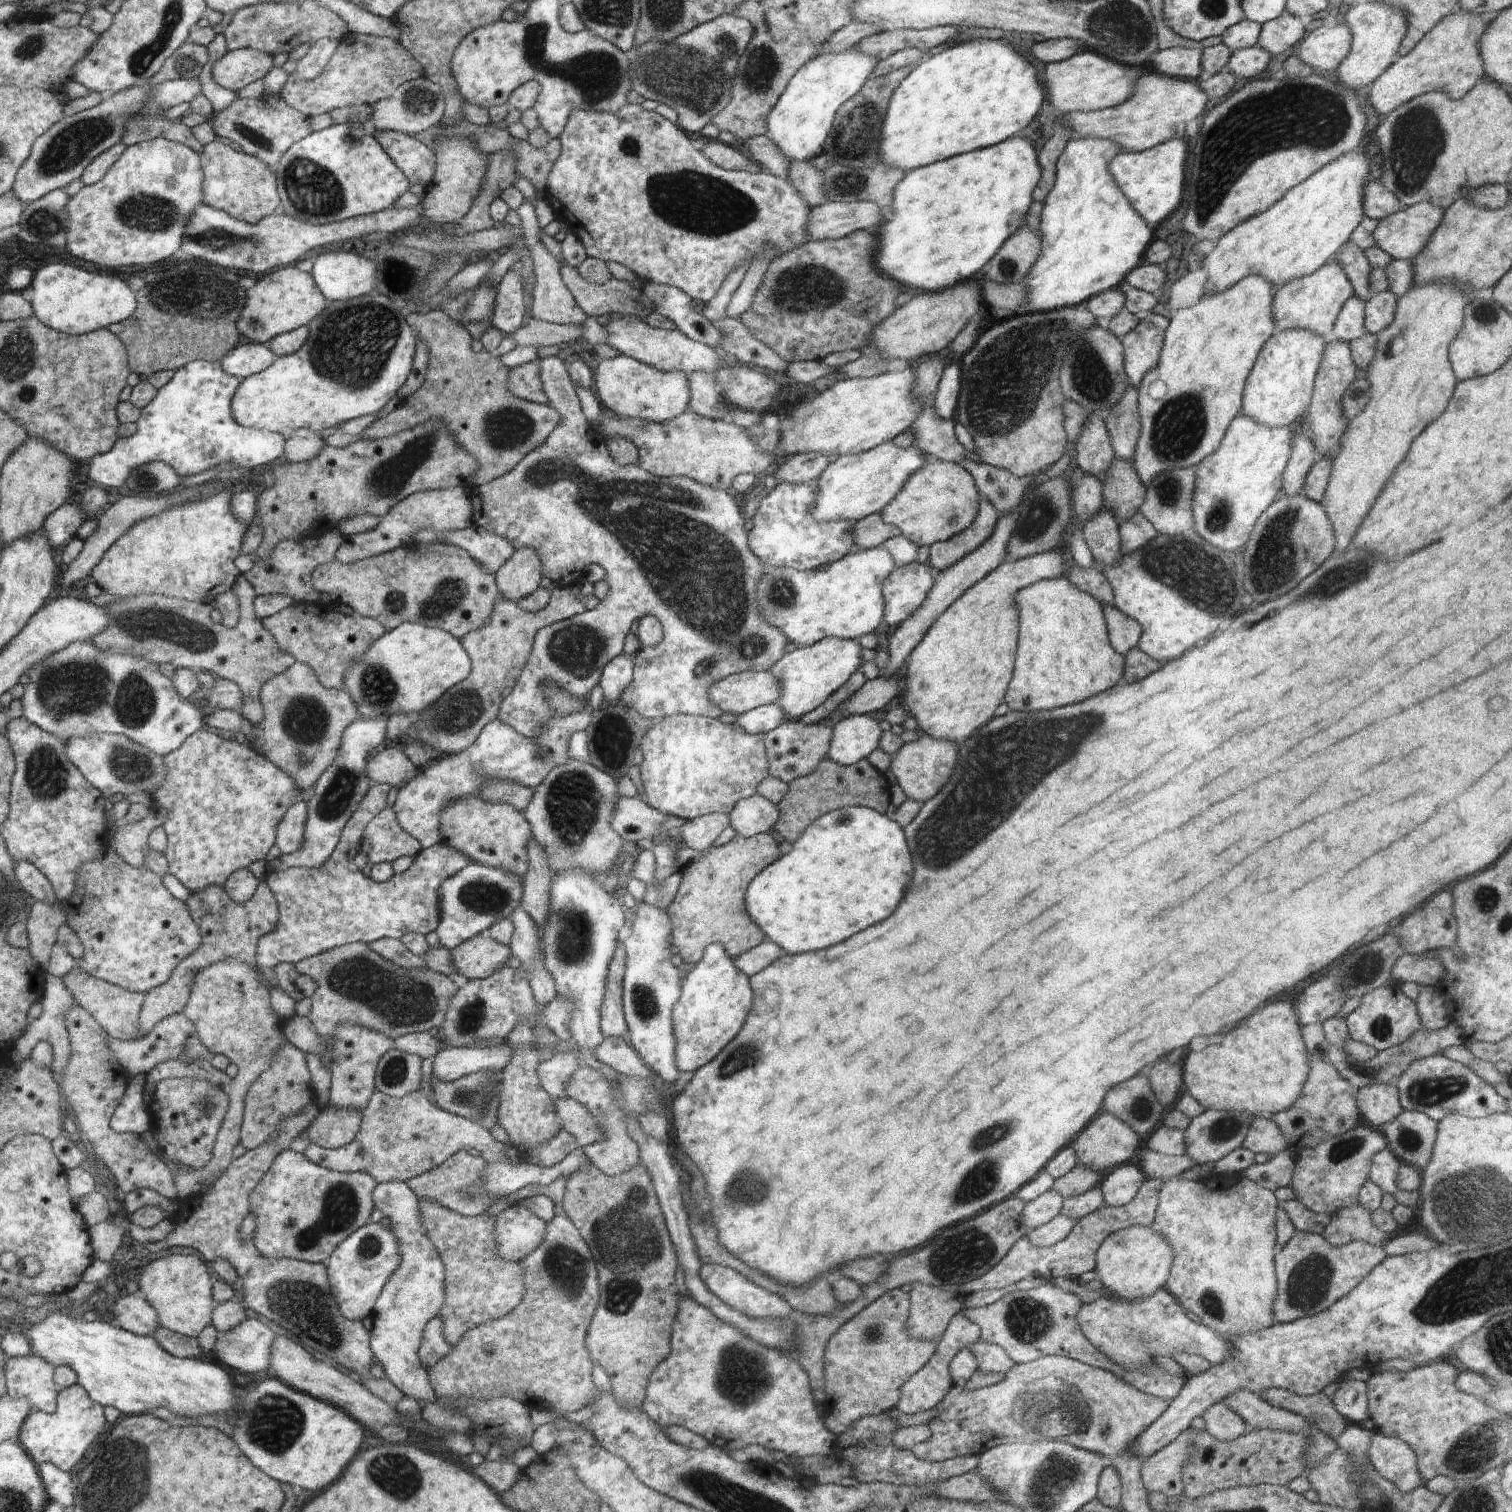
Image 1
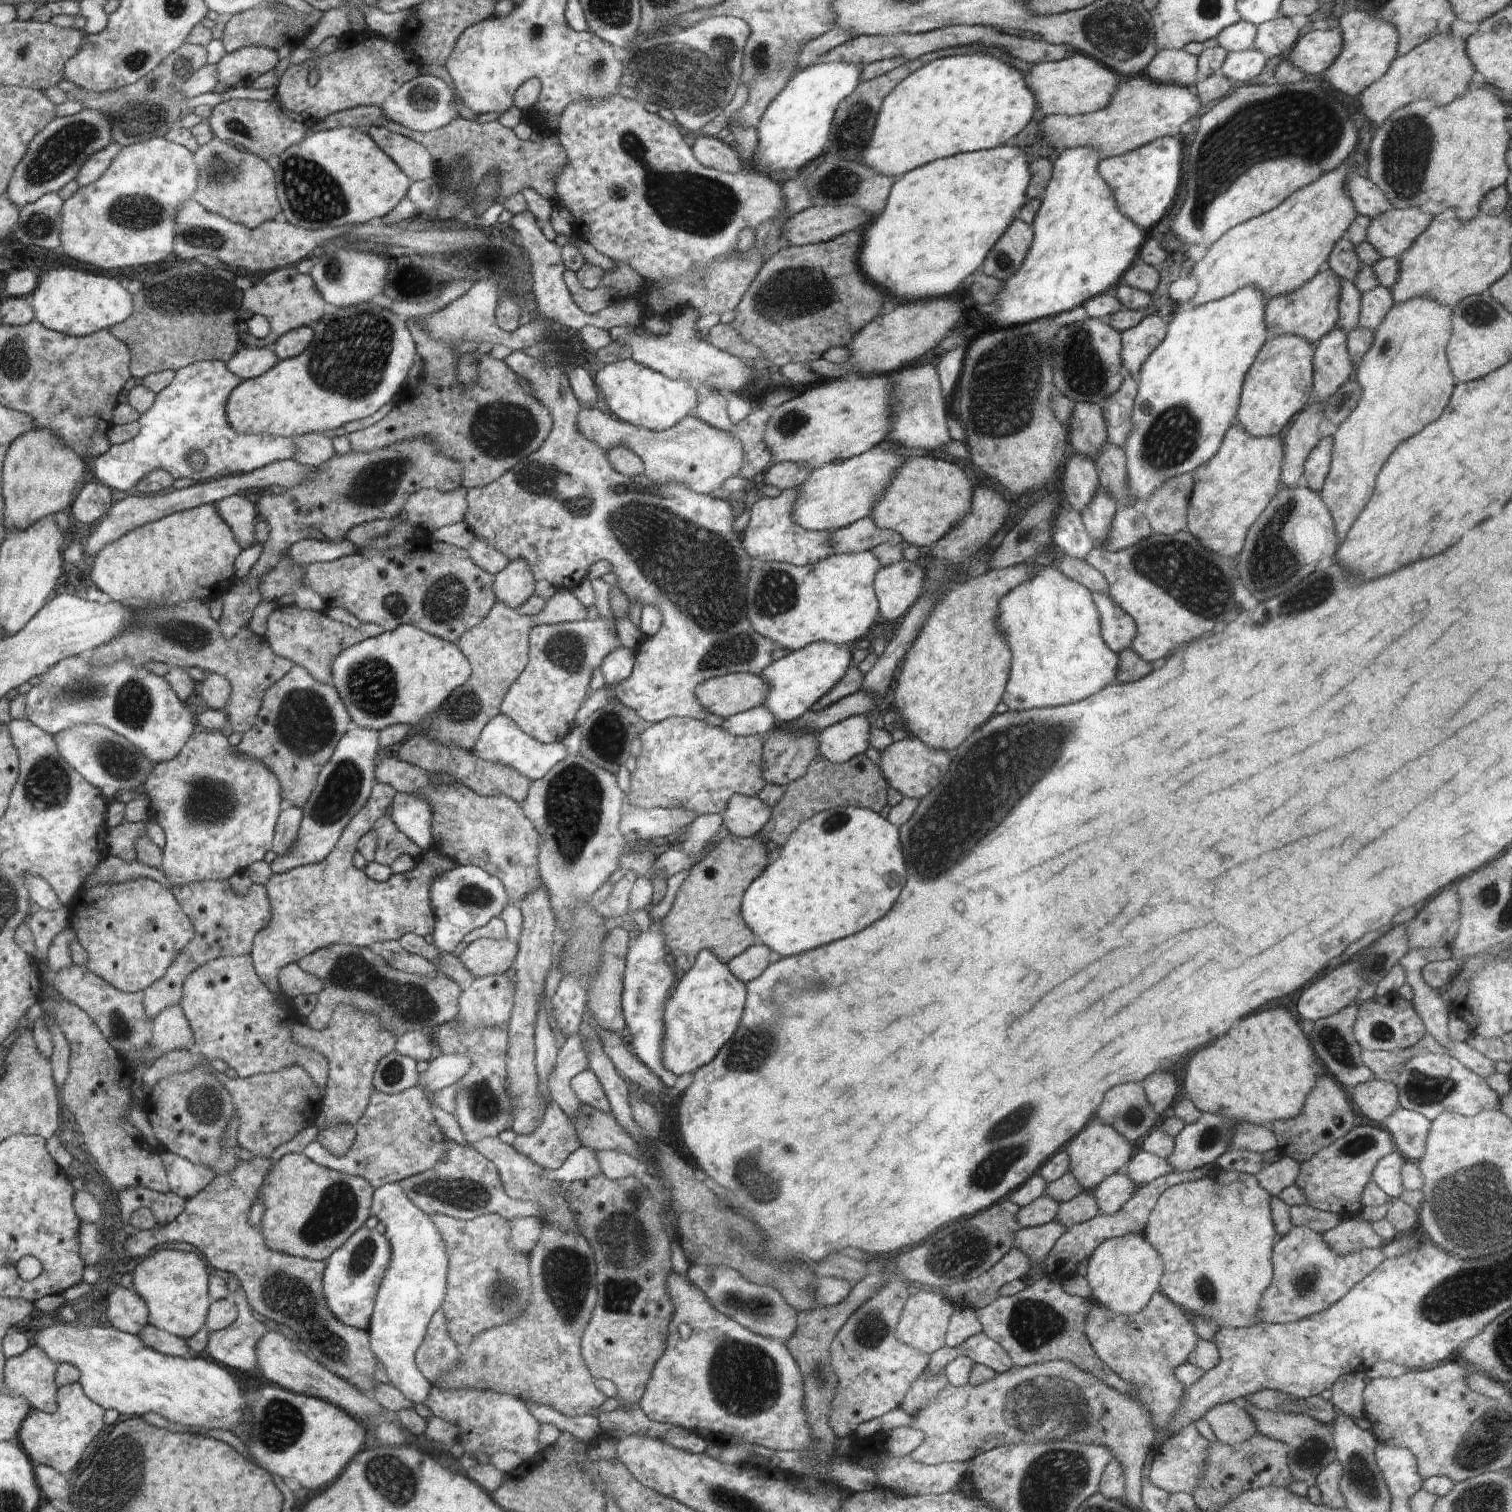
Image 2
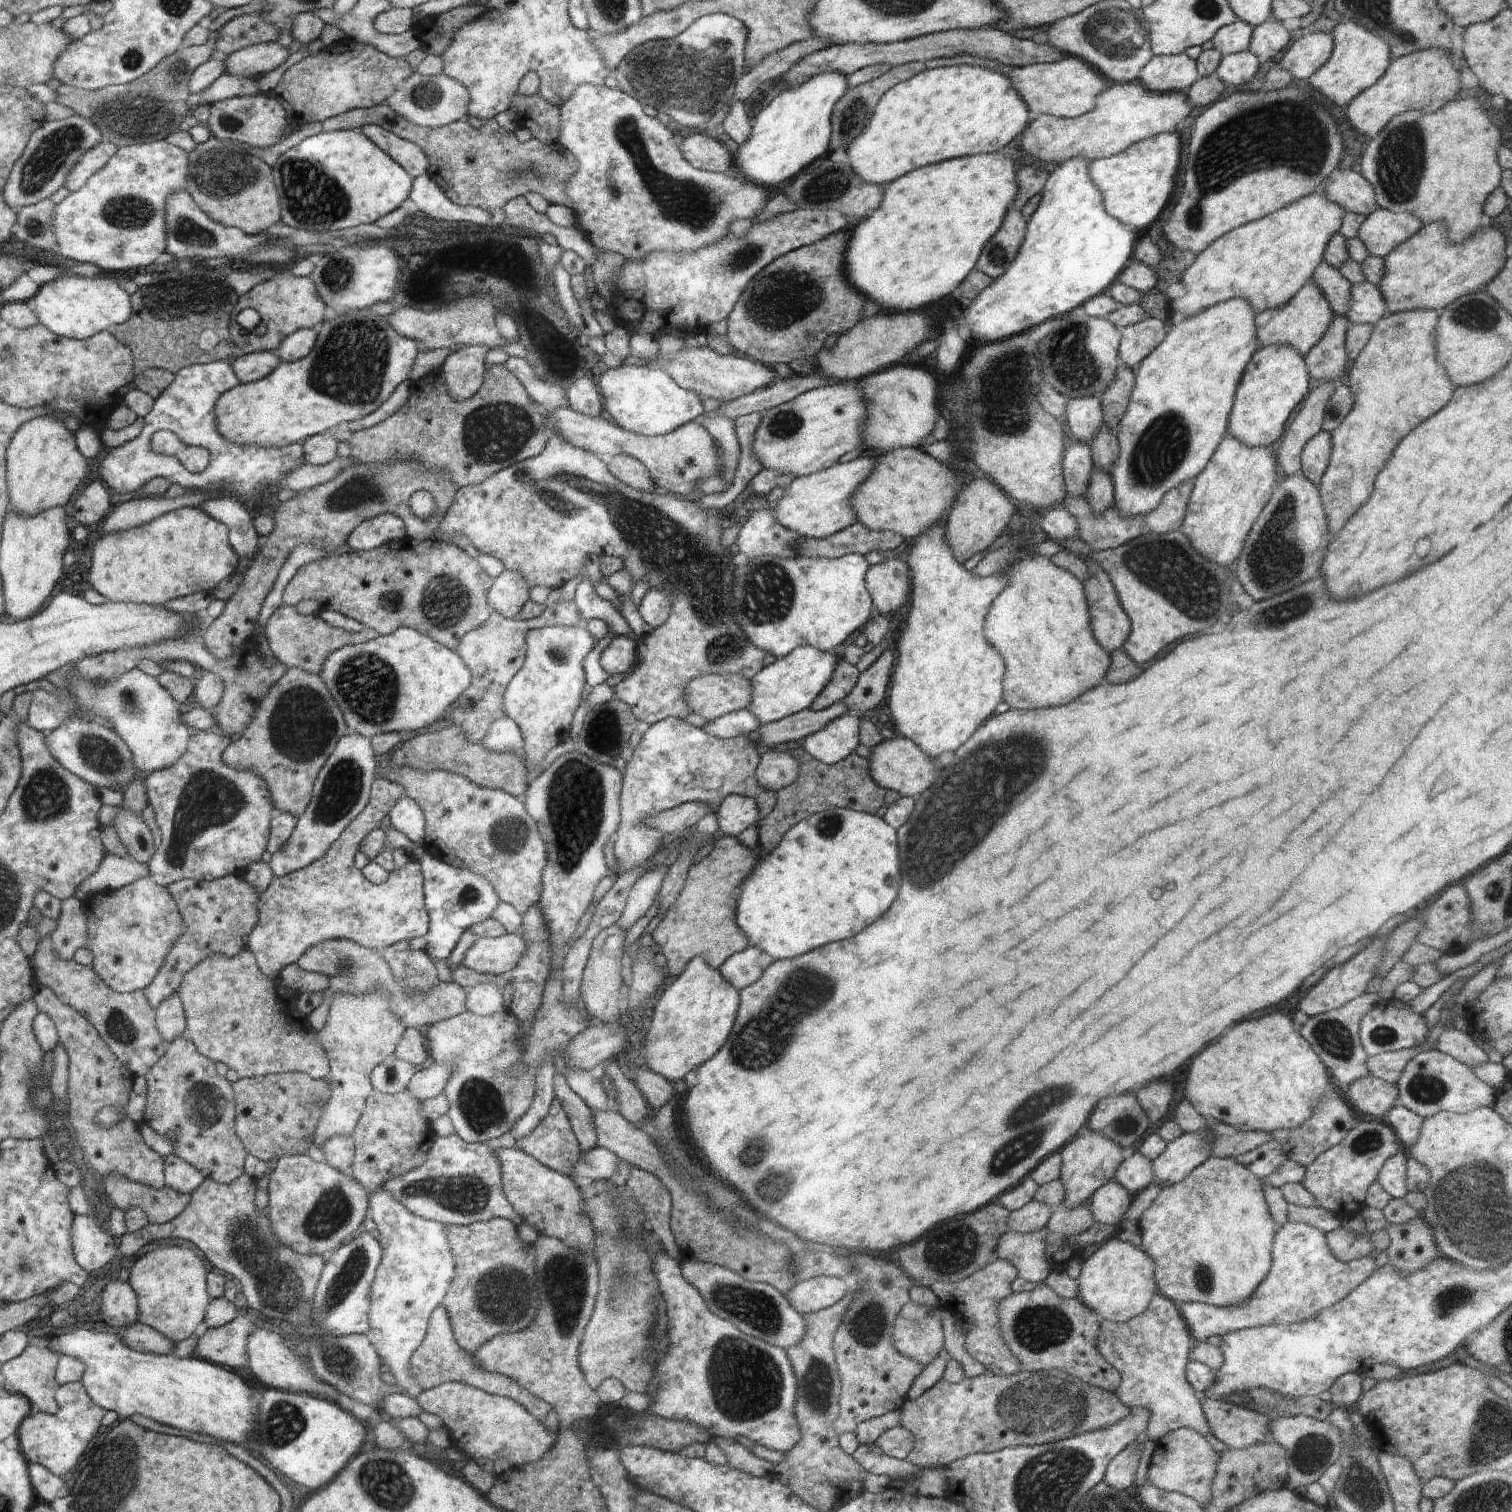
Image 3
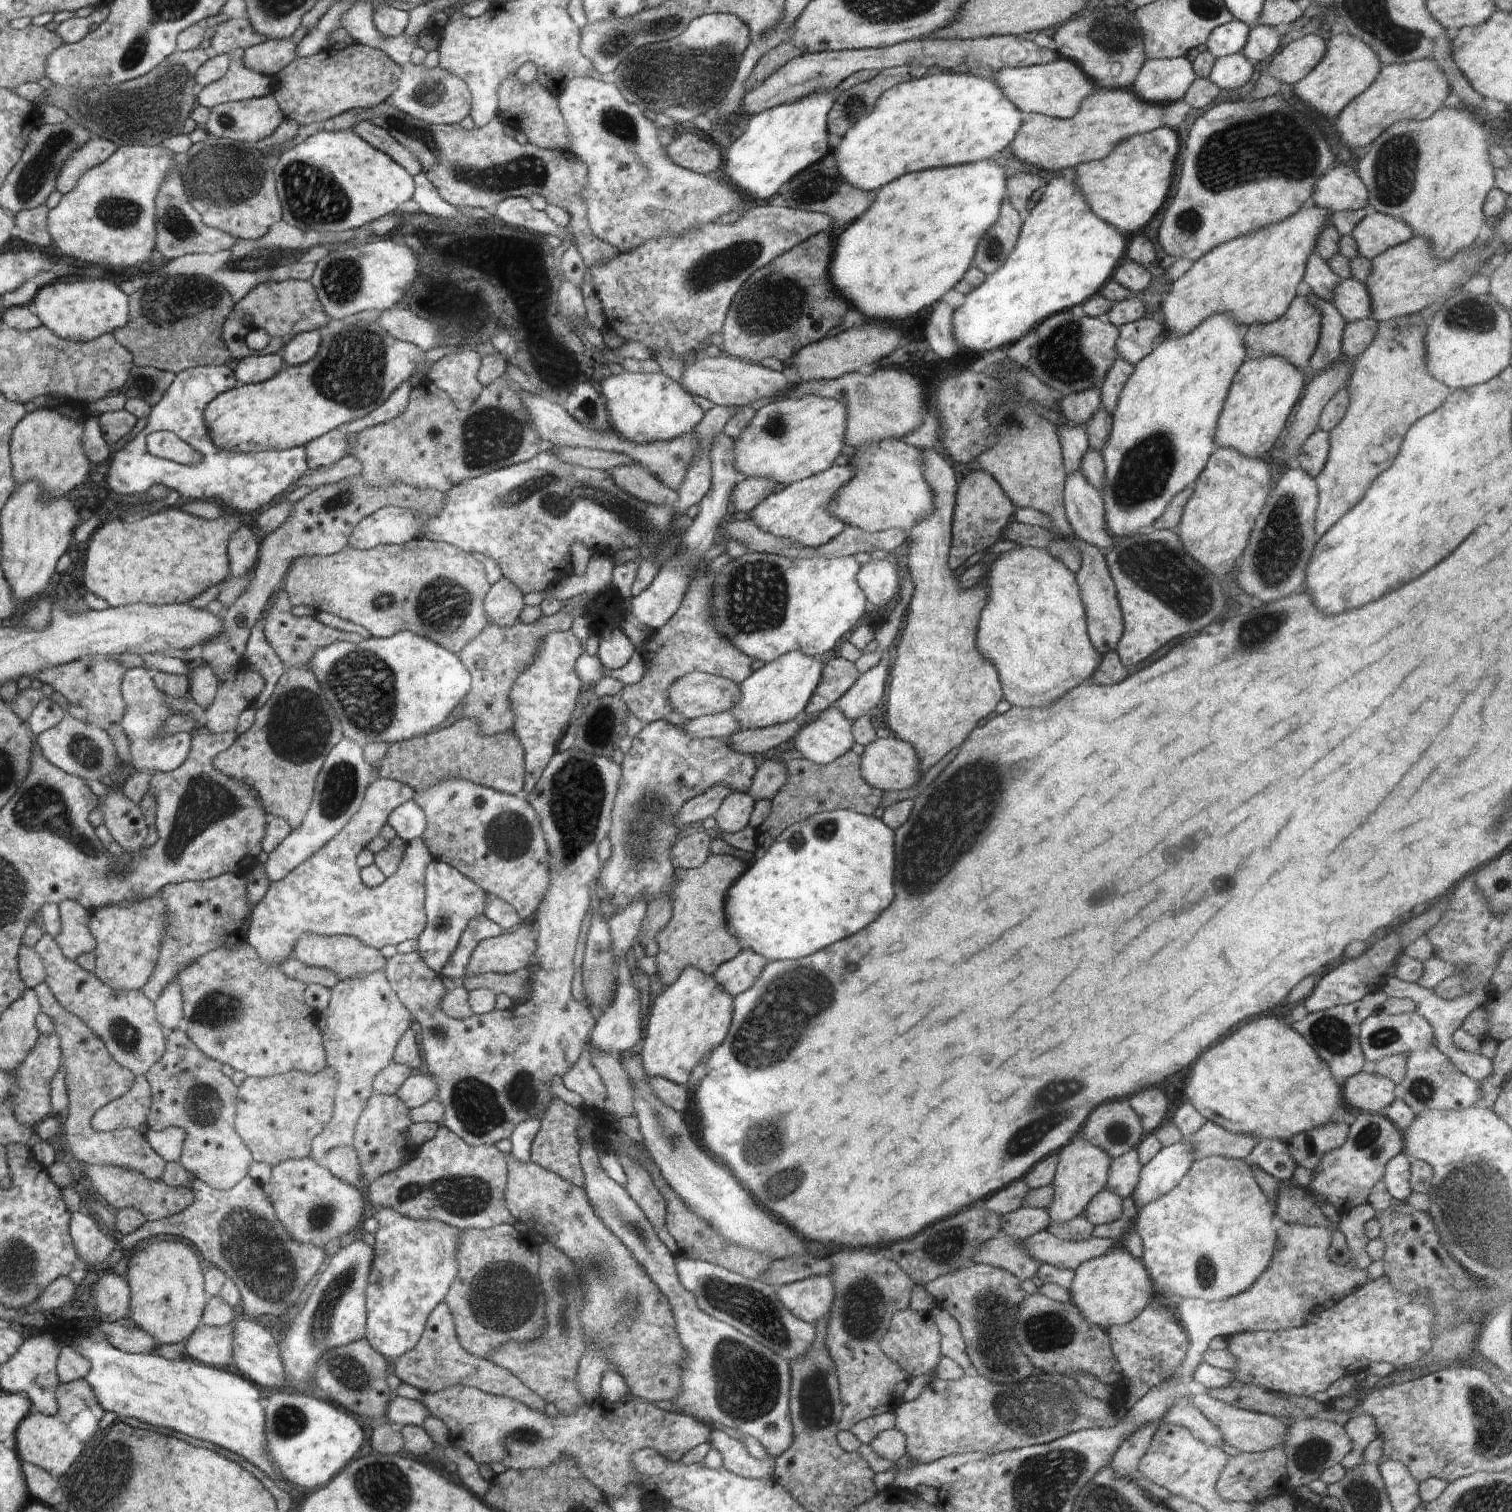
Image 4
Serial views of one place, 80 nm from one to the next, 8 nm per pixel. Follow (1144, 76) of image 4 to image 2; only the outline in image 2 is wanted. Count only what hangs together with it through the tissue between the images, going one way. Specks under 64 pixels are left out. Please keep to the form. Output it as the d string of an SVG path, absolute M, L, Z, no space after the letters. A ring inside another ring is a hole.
M1162 49L1144 69L1146 77L1155 83L1174 83L1186 87L1192 94L1197 94L1198 57L1185 50L1173 51Z

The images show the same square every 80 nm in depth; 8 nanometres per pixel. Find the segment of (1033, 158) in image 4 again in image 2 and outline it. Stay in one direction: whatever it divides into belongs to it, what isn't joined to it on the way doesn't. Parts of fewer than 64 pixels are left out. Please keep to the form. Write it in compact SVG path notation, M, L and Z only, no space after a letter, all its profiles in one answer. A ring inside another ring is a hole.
M1141 75L1129 76L1119 82L1119 88L1111 96L1108 104L1092 114L1068 116L1058 113L1046 115L1039 125L1040 132L1042 132L1041 141L1048 144L1054 150L1055 155L1068 149L1090 147L1099 151L1104 155L1104 158L1115 157L1138 149L1139 146L1144 146L1160 137L1179 138L1182 124L1189 121L1199 107L1199 98L1186 87L1174 83L1155 83L1148 77Z

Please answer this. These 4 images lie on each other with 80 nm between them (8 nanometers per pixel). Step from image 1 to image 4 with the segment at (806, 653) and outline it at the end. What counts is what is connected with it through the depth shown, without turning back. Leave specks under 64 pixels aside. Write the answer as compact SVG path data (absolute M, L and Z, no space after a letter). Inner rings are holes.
M802 651L783 654L739 683L739 701L726 712L731 713L740 729L761 729L798 718L822 680L824 662L825 660L806 655Z

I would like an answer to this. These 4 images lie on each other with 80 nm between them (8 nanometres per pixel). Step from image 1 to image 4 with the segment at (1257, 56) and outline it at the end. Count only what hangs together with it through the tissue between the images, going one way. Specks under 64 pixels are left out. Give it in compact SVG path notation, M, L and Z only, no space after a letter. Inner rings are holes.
M1241 52L1220 57L1215 60L1209 79L1220 91L1236 90L1250 80L1252 73L1255 72L1253 66Z

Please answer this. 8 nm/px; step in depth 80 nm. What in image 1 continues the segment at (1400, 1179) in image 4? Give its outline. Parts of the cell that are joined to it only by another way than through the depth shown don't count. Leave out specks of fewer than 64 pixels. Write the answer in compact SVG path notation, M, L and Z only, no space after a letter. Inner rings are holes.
M1389 1148L1375 1154L1370 1165L1369 1179L1376 1183L1383 1192L1394 1194L1397 1188L1398 1169L1402 1163Z

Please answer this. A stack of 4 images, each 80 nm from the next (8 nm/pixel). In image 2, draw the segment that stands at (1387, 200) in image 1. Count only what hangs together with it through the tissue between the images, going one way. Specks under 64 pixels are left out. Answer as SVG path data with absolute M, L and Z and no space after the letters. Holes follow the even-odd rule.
M1351 173L1345 182L1345 192L1351 198L1358 215L1374 218L1392 207L1381 190L1368 177L1354 176Z

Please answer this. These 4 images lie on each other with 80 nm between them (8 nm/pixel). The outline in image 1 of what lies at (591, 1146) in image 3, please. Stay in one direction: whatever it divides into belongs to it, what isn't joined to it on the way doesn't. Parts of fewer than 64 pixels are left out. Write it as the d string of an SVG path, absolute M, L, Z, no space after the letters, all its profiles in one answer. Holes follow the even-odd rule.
M576 1051L556 1053L547 1061L540 1062L538 1073L541 1085L552 1099L566 1097L565 1088L571 1076L584 1063L584 1058Z

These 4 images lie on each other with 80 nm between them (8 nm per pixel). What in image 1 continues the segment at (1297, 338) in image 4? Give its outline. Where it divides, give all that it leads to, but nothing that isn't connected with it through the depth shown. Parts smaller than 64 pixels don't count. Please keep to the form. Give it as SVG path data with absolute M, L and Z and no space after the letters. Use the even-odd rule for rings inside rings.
M1336 256L1314 274L1290 281L1276 289L1272 297L1272 316L1276 325L1275 333L1286 329L1311 330L1319 337L1333 329L1338 313L1342 310L1347 298L1353 295L1351 282L1338 264Z

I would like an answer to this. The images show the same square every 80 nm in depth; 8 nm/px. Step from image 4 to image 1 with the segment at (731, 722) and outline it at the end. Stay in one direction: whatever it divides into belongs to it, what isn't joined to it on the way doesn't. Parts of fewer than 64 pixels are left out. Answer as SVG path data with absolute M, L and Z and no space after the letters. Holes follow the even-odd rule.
M770 703L738 715L734 725L742 727L751 735L766 734L768 731L773 731L782 720L786 720L784 711L778 703Z

